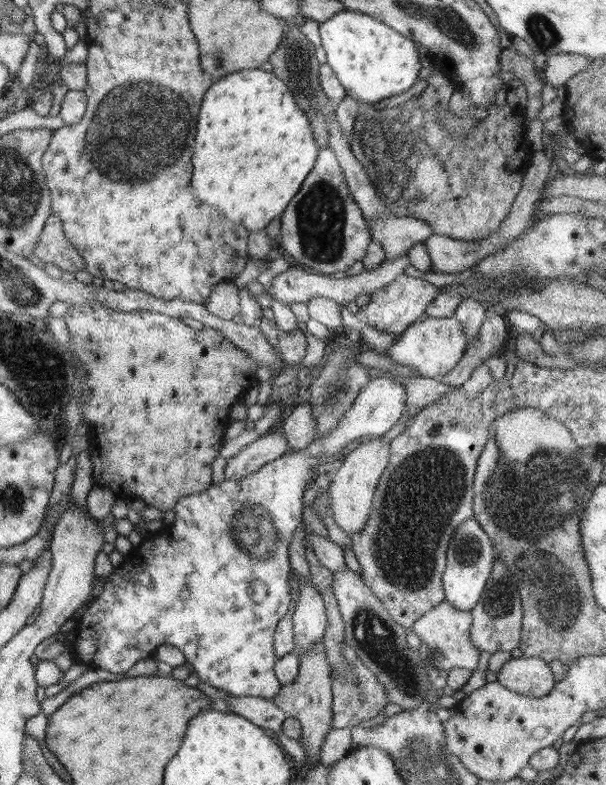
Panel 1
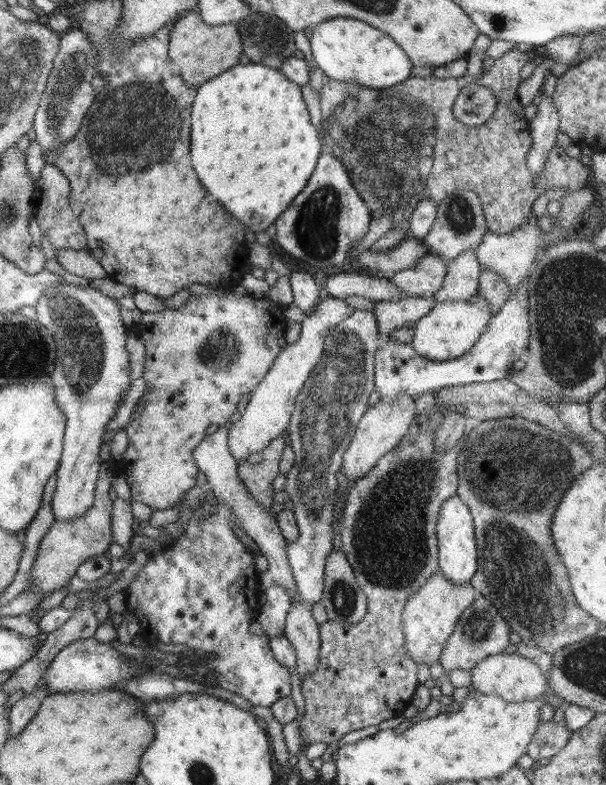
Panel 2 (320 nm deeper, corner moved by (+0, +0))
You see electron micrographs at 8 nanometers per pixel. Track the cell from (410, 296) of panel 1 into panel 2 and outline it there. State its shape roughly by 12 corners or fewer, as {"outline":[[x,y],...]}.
{"outline":[[428,251],[391,281],[408,297],[440,290],[446,261]]}

